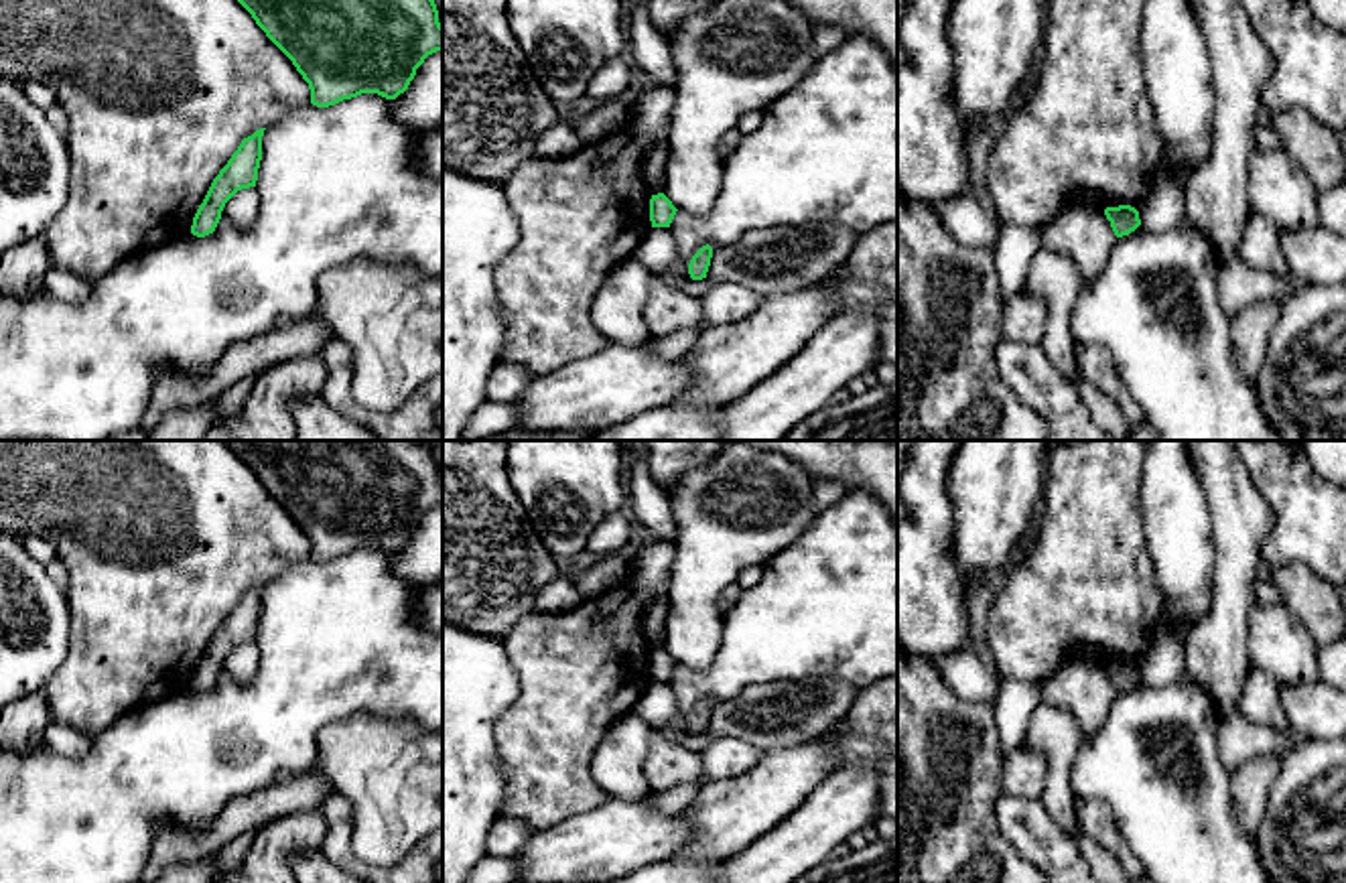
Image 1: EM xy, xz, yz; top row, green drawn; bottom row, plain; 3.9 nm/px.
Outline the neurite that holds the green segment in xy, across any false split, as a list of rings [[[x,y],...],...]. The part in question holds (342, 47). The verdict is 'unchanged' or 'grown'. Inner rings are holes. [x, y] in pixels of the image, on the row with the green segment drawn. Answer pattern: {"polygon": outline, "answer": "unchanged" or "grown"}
{"polygon": [[[238,0],[309,83],[311,104],[329,108],[361,93],[396,99],[424,59],[443,51],[434,0]]], "answer": "unchanged"}

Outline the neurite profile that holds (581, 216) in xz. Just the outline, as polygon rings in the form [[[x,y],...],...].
[[[650,85],[629,104],[629,118],[619,130],[562,158],[536,156],[506,181],[503,187],[520,227],[520,240],[495,272],[497,296],[506,317],[506,347],[499,361],[518,363],[536,376],[544,376],[609,345],[609,339],[591,321],[591,307],[607,276],[635,254],[652,229],[652,193],[644,179],[644,160],[656,144],[666,142],[674,101],[674,87]]]

